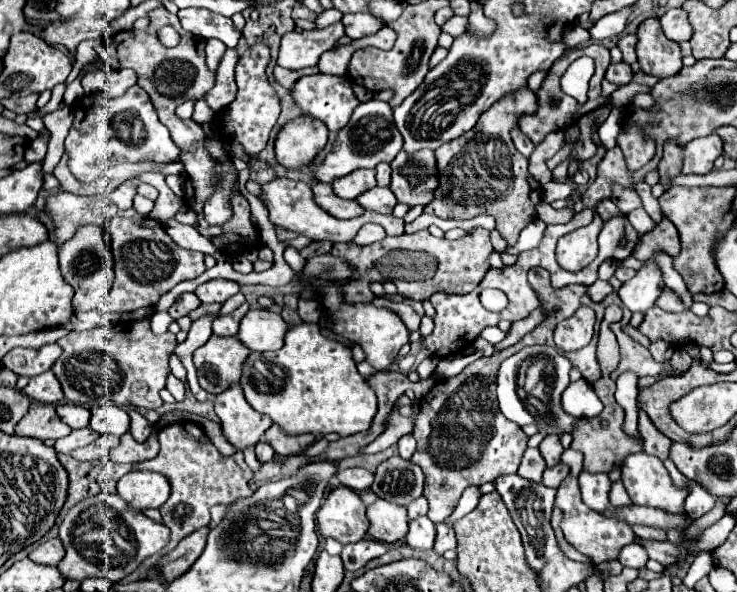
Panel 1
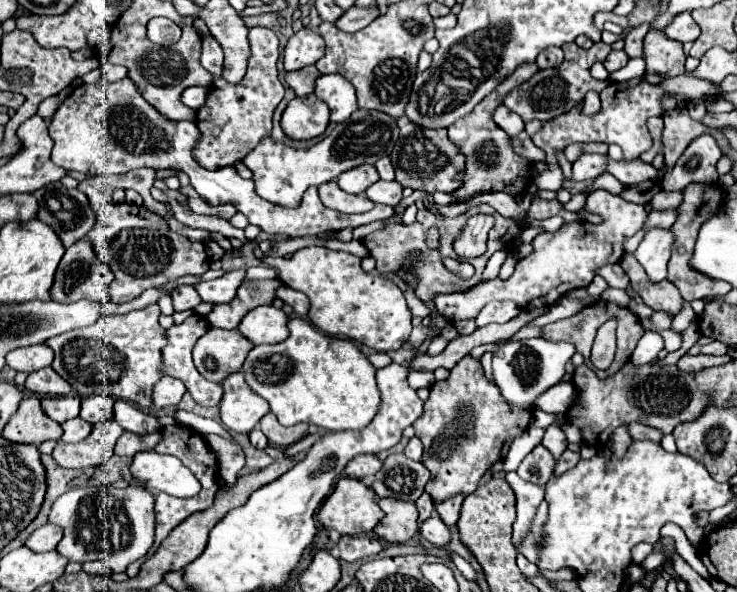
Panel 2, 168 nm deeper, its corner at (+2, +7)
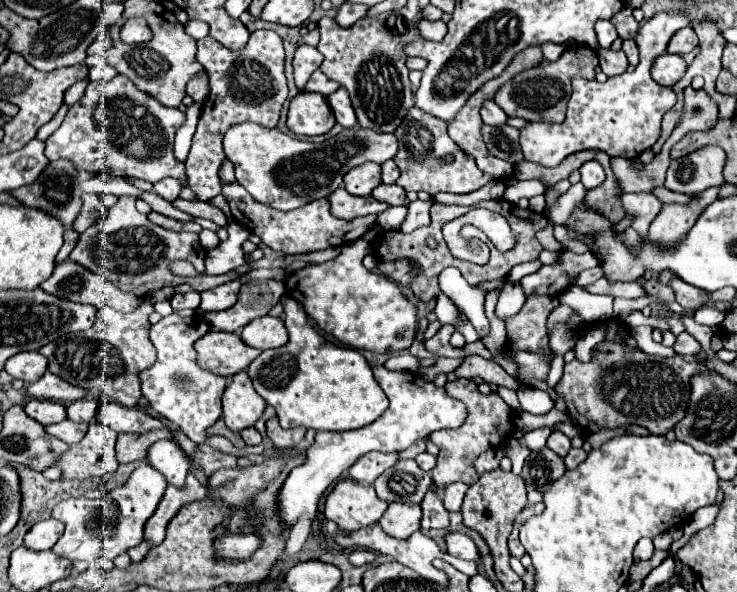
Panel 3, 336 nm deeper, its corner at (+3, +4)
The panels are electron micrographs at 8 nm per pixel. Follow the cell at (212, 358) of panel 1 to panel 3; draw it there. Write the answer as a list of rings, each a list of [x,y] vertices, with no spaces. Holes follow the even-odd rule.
[[[210,330],[194,342],[200,366],[220,376],[234,376],[250,366],[262,352],[244,344],[238,334]]]

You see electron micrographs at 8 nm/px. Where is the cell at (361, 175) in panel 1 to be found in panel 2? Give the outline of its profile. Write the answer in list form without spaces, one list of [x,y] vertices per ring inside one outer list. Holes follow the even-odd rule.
[[[361,165],[355,169],[349,169],[345,173],[341,173],[341,177],[337,179],[337,185],[347,191],[347,193],[363,193],[369,185],[373,185],[379,179],[377,169],[373,165]]]

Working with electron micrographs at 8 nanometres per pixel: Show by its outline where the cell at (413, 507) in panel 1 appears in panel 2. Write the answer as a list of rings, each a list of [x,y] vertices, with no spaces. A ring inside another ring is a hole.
[[[423,493],[423,495],[415,501],[415,505],[417,505],[417,511],[419,511],[419,523],[421,523],[421,521],[425,521],[425,519],[431,515],[431,511],[433,511],[433,501],[431,501],[429,493]]]

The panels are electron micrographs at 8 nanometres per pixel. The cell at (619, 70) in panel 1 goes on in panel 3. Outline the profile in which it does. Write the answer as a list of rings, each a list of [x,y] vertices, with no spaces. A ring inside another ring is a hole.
[[[598,50],[598,58],[600,58],[600,68],[606,76],[618,76],[622,72],[626,72],[628,68],[628,60],[626,54],[622,50]]]

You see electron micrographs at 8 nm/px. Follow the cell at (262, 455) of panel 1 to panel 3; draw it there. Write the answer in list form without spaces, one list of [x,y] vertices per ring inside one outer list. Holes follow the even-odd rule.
[[[254,426],[244,428],[244,430],[240,432],[240,436],[242,436],[242,440],[244,440],[248,446],[254,446],[254,444],[260,444],[260,442],[262,442],[262,436],[260,436],[260,432],[258,432]]]

